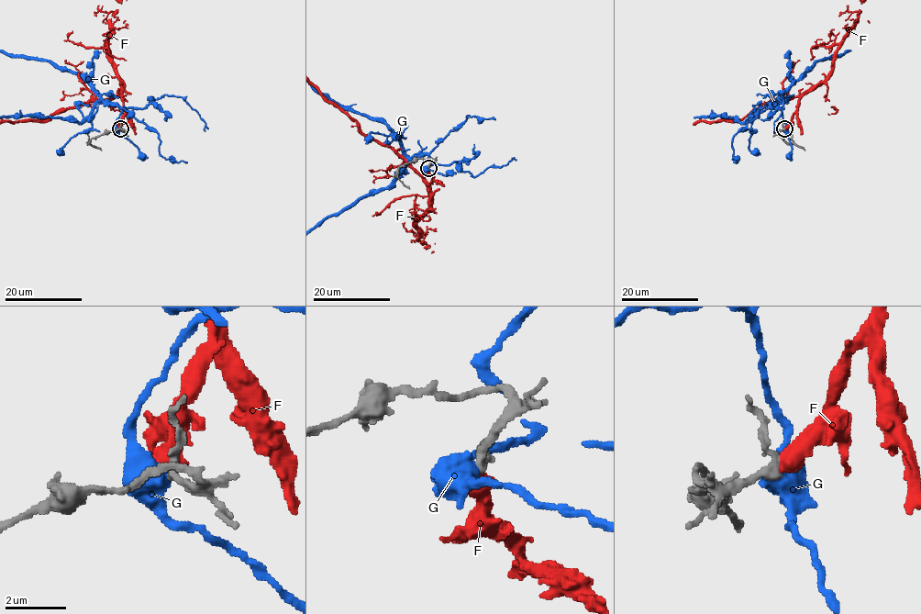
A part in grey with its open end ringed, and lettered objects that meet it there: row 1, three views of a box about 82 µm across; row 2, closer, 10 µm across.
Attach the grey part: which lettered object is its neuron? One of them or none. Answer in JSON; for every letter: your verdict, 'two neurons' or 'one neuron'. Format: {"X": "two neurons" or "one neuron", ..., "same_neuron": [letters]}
{"F": "one neuron", "G": "two neurons", "same_neuron": ["F"]}

